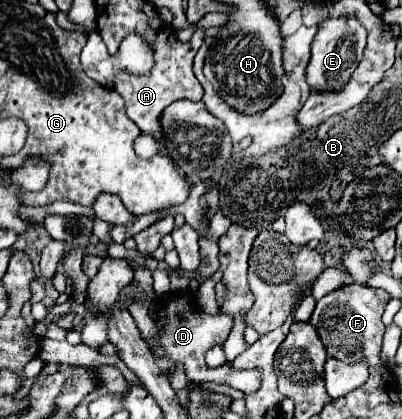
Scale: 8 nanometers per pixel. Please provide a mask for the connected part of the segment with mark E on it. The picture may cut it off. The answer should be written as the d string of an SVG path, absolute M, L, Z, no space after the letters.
M355 16L327 18L319 24L311 44L311 62L307 66L307 82L313 90L339 90L351 78L367 44L367 30Z

